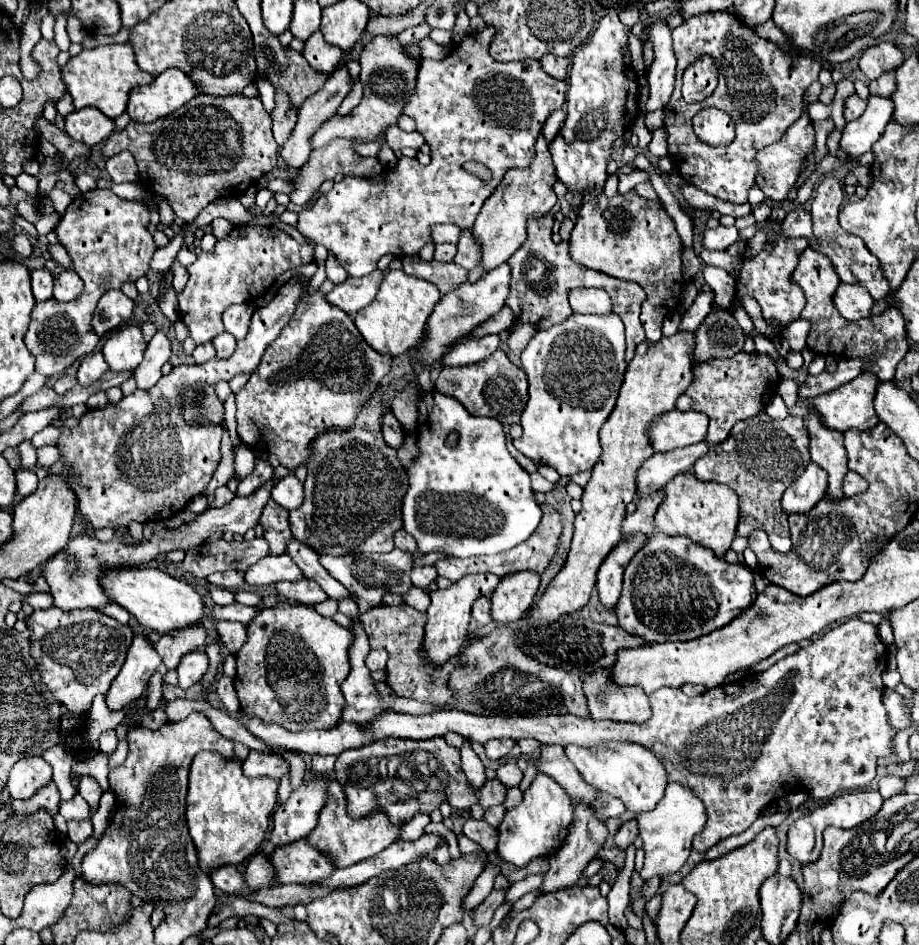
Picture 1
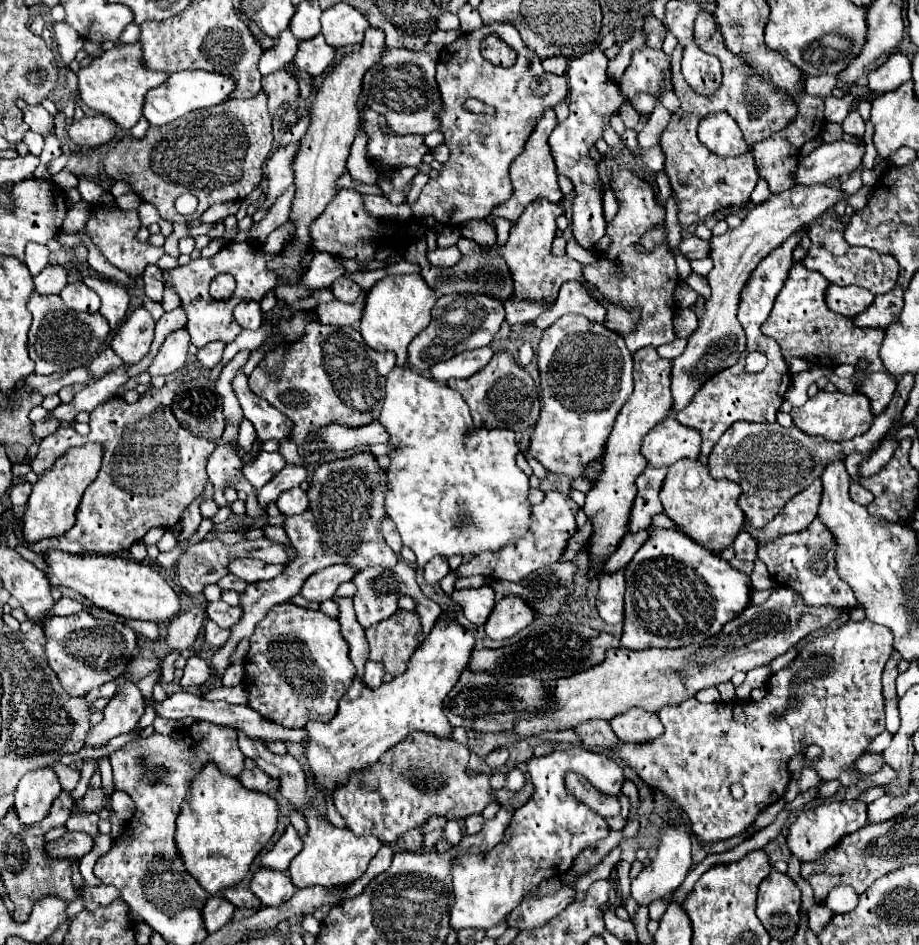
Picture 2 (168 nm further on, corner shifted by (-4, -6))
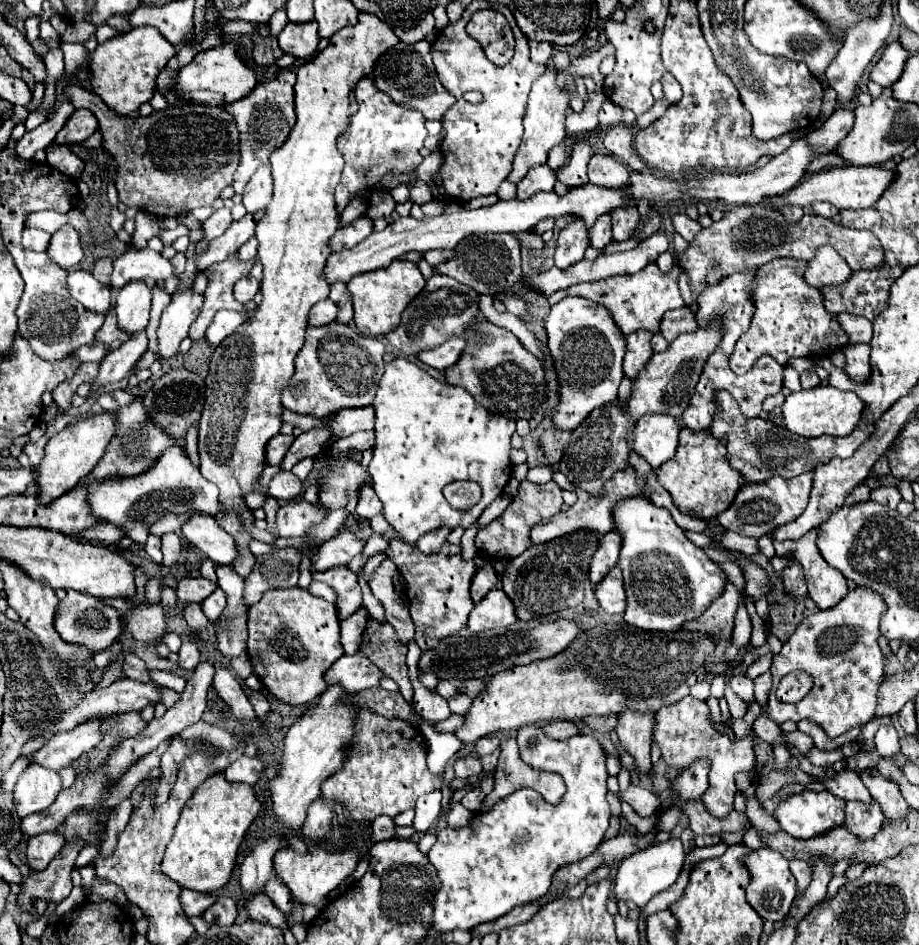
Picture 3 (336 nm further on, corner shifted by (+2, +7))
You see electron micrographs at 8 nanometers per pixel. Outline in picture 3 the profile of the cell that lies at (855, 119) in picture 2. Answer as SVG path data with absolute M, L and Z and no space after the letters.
M838 107L816 131L808 133L806 139L814 151L830 153L852 129L854 111L852 107Z

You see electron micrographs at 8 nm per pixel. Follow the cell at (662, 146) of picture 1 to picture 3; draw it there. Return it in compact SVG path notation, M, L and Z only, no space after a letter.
M618 123L608 129L604 137L604 147L610 153L614 153L618 159L622 159L626 165L630 165L633 170L651 174L645 163L640 161L640 155L636 153L636 149L632 149L632 137L634 137L634 131L628 125Z

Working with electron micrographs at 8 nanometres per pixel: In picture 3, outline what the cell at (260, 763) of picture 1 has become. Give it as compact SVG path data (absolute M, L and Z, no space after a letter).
M242 755L238 761L228 765L228 769L224 769L224 775L226 775L228 781L254 785L260 779L262 771L264 771L264 763L258 757Z

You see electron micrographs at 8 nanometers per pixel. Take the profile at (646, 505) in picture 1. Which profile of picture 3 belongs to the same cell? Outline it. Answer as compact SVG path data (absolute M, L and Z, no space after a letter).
M612 529L610 533L600 537L598 549L596 549L596 553L592 555L592 561L590 561L588 577L594 585L616 565L618 555L620 555L620 533L616 533L616 529Z

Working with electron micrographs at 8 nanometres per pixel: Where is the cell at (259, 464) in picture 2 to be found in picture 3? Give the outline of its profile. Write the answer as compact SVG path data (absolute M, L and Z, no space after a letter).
M282 433L274 435L266 445L266 465L280 465L284 453L288 451L294 439L296 439L294 435L282 435Z

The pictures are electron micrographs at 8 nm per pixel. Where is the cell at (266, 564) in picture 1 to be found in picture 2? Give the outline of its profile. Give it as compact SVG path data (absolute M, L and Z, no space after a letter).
M236 558L236 560L230 560L226 568L230 570L230 574L252 584L252 582L260 582L260 580L278 576L284 570L284 564L264 564L264 562L252 560L252 558Z

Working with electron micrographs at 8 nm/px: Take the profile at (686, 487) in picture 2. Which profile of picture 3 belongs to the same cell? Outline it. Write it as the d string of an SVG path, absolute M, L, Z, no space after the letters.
M684 427L680 431L680 443L678 443L676 455L656 469L656 477L658 477L658 483L666 491L670 491L674 505L682 513L692 511L698 519L704 519L704 521L714 519L718 513L728 509L742 485L740 473L732 469L726 459L726 445L714 439L710 429L696 433Z

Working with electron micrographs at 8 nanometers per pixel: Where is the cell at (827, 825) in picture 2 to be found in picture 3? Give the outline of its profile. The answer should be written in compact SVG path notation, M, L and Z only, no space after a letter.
M802 791L782 801L774 813L782 831L796 839L812 839L844 823L846 801L830 791Z

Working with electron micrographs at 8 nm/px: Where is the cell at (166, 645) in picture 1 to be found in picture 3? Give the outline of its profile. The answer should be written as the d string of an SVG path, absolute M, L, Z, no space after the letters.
M184 577L184 579L180 579L178 585L176 585L176 597L178 597L176 609L174 609L176 615L182 617L186 605L204 601L214 589L216 589L216 585L210 583L204 577L196 577L196 579L194 577Z

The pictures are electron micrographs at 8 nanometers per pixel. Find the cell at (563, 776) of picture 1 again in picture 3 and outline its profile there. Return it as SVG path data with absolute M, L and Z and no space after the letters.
M630 785L626 791L618 791L616 797L620 801L626 801L640 817L648 817L660 807L660 799L656 797L656 793L638 785Z

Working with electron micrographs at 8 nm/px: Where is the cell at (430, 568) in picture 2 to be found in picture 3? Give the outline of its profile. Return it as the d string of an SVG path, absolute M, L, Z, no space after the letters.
M450 529L430 531L430 533L426 533L424 537L420 537L420 541L416 543L416 547L418 547L422 553L438 553L438 549L444 545L448 533L450 533Z

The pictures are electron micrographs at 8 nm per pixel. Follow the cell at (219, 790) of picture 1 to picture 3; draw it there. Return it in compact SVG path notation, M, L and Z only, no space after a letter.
M222 773L208 777L186 801L172 841L162 859L162 871L186 889L212 893L232 877L238 847L260 813L260 801L250 785L230 783Z

